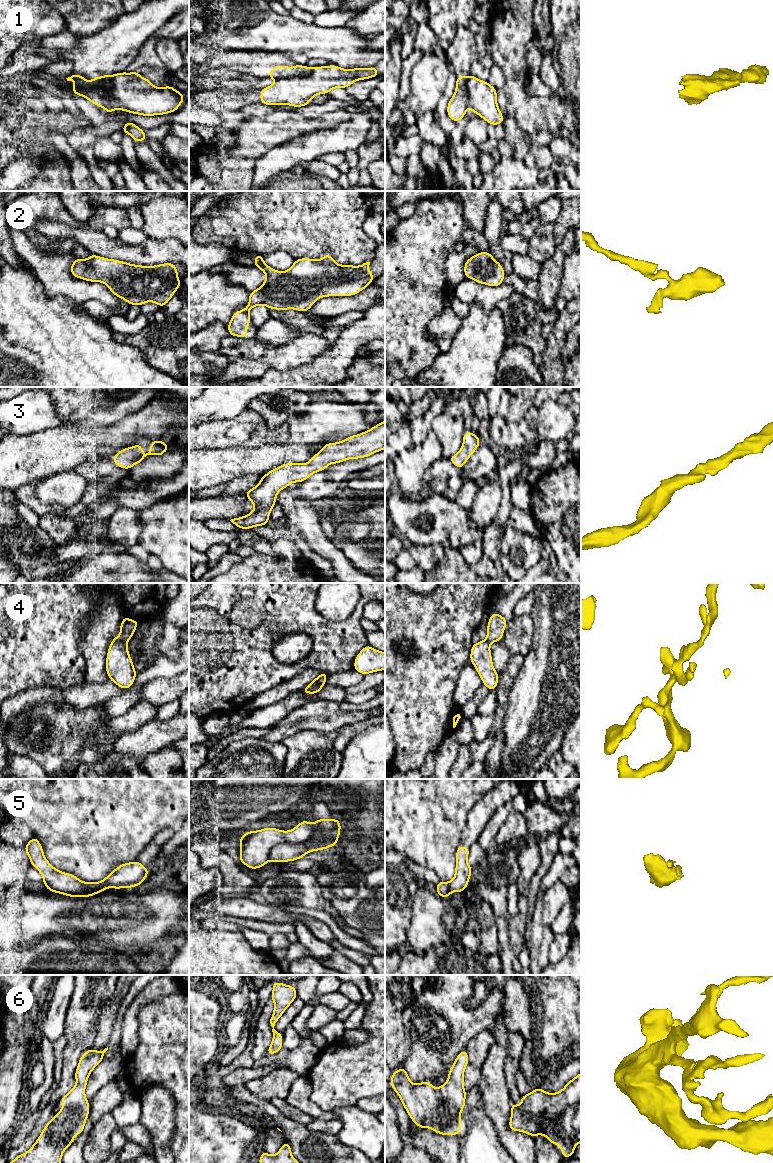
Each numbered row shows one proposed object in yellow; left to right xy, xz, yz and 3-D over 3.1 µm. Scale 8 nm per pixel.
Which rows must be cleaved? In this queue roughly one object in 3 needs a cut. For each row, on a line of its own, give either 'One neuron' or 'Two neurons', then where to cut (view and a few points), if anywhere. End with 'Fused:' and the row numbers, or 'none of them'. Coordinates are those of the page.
1: Two neurons. Split along xy (83, 84), (100, 94), (109, 95), (123, 110)
2: One neuron. No split
3: One neuron. No split
4: Two neurons. Split along xy (127, 641), (114, 641), (112, 643)
5: Two neurons. Split along xz (314, 825), (307, 840), (277, 844), (268, 859)
6: One neuron. No split
Fused: 1, 4, 5

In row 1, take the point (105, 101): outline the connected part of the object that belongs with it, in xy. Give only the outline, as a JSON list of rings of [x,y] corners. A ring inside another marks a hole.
[[[81,74],[72,75],[71,77],[66,78],[67,81],[74,81],[75,85],[73,86],[72,94],[80,95],[98,107],[103,107],[106,110],[106,114],[111,113],[114,110],[122,110],[108,95],[100,95],[97,91],[92,90],[90,87],[86,87],[85,83],[100,83],[102,81],[108,81],[111,77],[109,75],[103,75],[100,77],[94,77],[91,81],[87,81]],[[122,110],[123,111],[123,110]]]

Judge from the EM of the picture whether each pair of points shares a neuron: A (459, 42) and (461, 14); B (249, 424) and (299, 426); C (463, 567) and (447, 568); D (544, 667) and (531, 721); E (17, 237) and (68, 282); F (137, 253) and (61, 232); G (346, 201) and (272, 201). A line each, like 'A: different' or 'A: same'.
A: different
B: same
C: same
D: same
E: same
F: same
G: same

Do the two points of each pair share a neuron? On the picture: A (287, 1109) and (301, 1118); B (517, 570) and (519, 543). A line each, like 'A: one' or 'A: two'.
A: one
B: one

